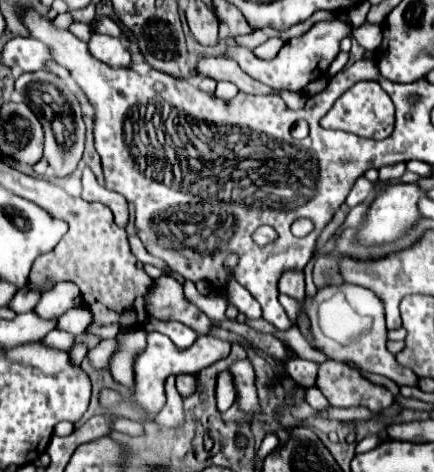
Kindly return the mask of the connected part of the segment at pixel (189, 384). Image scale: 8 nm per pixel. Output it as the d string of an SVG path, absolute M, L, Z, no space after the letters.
M179 374L177 376L177 390L181 396L191 396L195 392L195 386L197 386L195 374Z

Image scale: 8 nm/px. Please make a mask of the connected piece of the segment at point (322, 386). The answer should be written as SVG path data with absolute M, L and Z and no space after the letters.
M335 360L319 364L317 388L337 408L365 406L373 414L381 414L393 404L393 394L387 388L371 384L347 364Z

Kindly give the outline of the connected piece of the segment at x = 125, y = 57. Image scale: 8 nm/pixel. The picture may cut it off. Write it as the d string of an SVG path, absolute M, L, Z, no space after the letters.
M93 34L87 44L89 44L89 52L97 60L101 60L109 66L115 66L115 68L117 66L121 66L121 68L131 66L131 54L117 38L111 38L105 34Z

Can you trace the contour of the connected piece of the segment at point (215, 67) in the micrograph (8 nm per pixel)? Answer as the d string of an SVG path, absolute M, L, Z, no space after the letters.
M199 58L195 64L195 72L207 78L213 78L217 82L227 80L233 82L241 92L247 94L273 94L271 88L267 88L265 84L259 84L257 80L253 80L251 76L247 76L247 72L243 72L239 68L239 64L231 58Z

